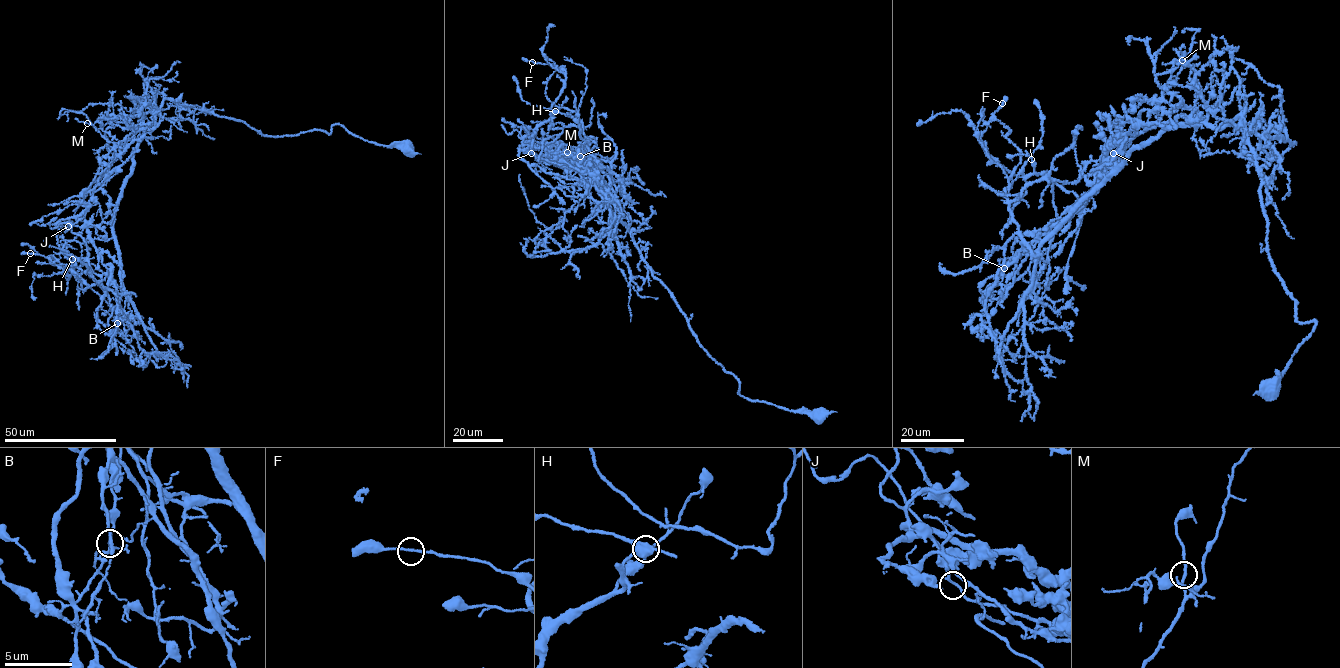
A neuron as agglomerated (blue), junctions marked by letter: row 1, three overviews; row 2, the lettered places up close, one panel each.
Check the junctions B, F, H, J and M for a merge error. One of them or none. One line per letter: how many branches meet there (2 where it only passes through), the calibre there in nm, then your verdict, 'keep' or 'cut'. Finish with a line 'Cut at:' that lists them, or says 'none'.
B: branches 2; calibre 180 nm; cut
F: branches 2; calibre 170 nm; keep
H: branches 2; calibre 180 nm; keep
J: branches 2; calibre 180 nm; keep
M: branches 2; calibre 190 nm; keep
Cut at: B

